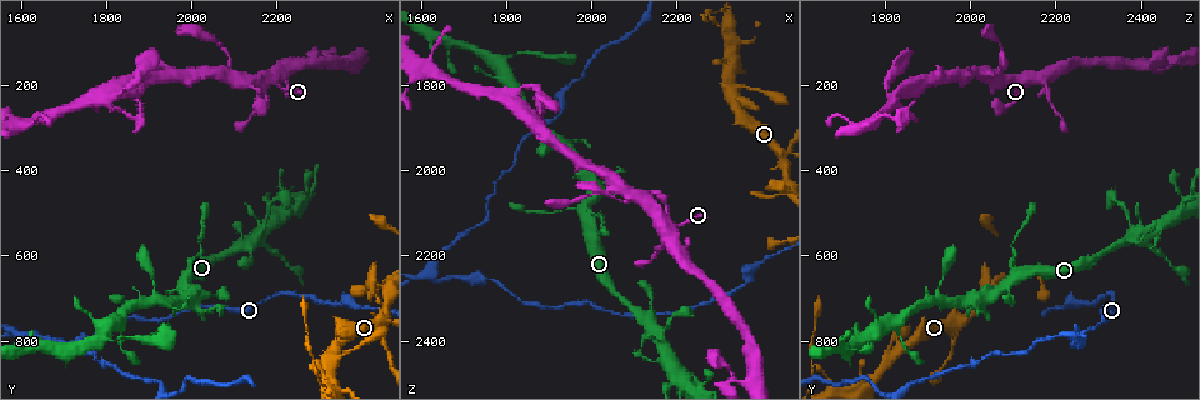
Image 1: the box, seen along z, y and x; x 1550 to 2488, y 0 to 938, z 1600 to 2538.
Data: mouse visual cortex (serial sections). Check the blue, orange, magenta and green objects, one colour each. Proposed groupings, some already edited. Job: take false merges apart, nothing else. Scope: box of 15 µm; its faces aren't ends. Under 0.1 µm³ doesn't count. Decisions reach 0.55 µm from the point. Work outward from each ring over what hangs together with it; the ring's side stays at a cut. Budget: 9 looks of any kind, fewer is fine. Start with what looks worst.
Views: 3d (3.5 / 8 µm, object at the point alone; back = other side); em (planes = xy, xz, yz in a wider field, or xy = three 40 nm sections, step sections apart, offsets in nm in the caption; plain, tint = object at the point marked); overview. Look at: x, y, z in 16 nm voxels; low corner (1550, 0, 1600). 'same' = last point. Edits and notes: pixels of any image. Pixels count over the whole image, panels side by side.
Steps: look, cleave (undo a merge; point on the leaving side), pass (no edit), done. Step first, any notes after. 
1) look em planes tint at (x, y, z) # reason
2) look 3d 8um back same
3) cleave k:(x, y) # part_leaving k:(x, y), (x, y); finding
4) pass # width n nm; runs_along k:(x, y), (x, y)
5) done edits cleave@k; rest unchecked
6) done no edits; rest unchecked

look 3d 3.5um at (1620, 790, 2245) # three arms meet

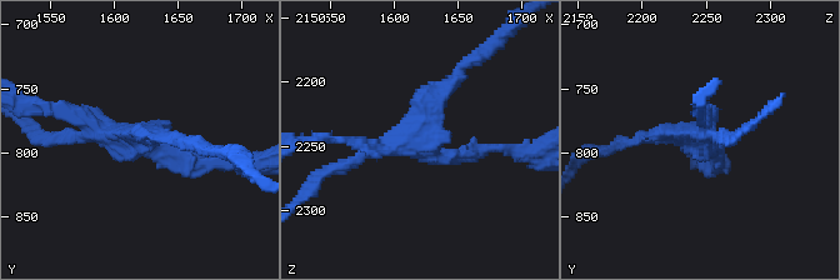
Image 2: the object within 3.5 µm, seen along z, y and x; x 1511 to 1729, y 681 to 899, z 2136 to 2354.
cleave 2:(41, 134) # part_leaving 2:(698, 136), (660, 133), (605, 151); a second cell is stuck on

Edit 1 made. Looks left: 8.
look em planes tint at (1785, 790, 1745) # thin neck

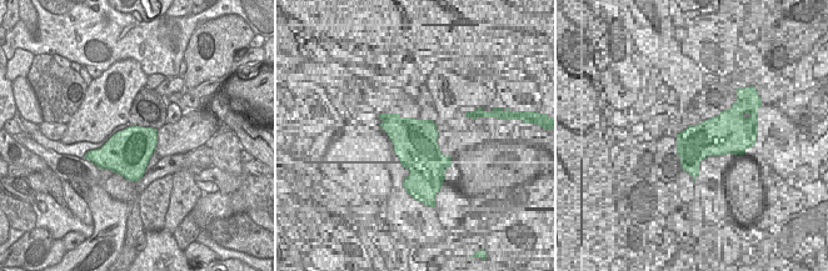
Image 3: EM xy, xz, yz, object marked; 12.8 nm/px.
look 3d 3.5um same

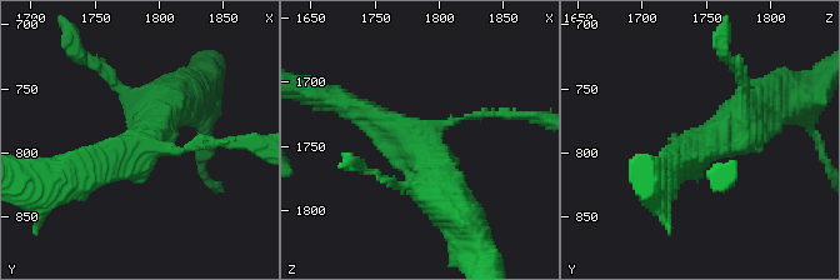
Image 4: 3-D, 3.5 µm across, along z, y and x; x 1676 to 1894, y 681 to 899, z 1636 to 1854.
pass # width 600 nm; runs_along 4:(451, 201), (424, 150), (348, 106); continuous, no second cell

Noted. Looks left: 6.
look 3d 3.5um at (2320, 155, 2465)

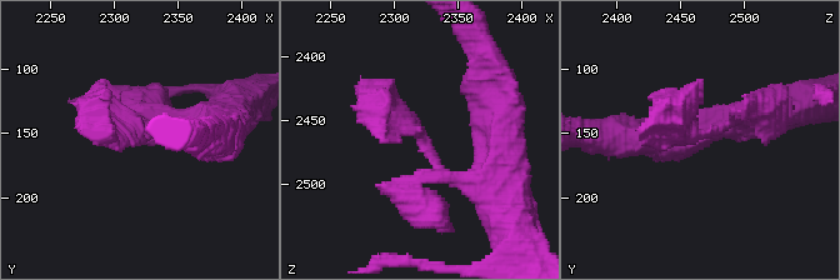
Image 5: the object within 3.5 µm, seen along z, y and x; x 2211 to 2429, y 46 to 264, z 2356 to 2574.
look em planes tint at (2328, 152, 2470) # need the tissue

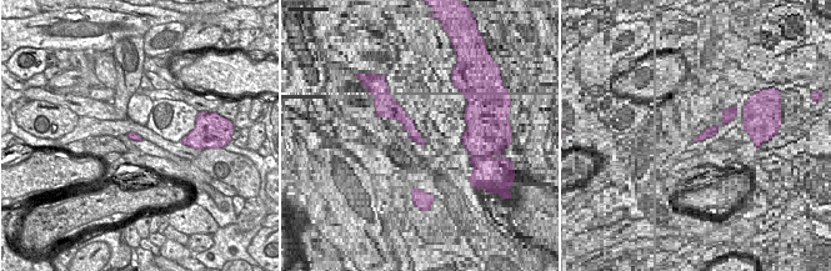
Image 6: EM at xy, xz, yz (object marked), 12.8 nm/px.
pass # runs_along 5:(484, 180), (445, 176), (400, 115), (376, 121); all the same cell

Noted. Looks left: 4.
look 3d 3.5um at (2330, 835, 1815)

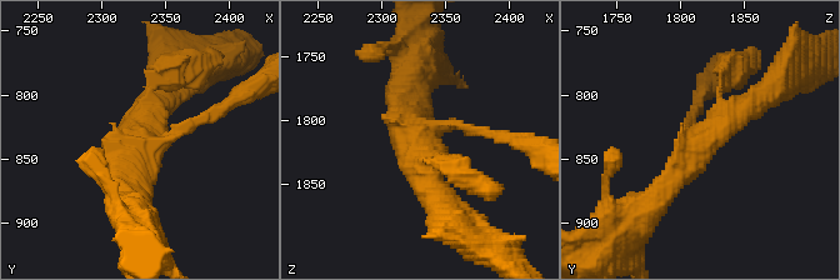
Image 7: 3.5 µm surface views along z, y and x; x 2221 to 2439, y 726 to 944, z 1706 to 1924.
look em xy step 5 tint at (2326, 836, 1816) # now the EM

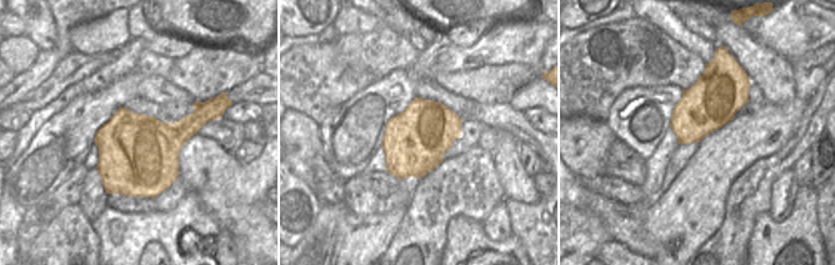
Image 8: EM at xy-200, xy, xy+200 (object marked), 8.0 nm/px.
look em xy step 3 tint same # cut it another way

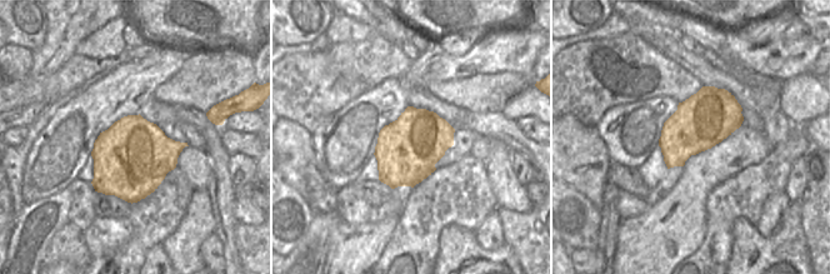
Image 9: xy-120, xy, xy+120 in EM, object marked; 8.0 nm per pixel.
pass # runs_along 7:(761, 94), (708, 133), (650, 205); continuous, no second cell

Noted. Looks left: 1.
done edits cleave@2; rest unchecked

